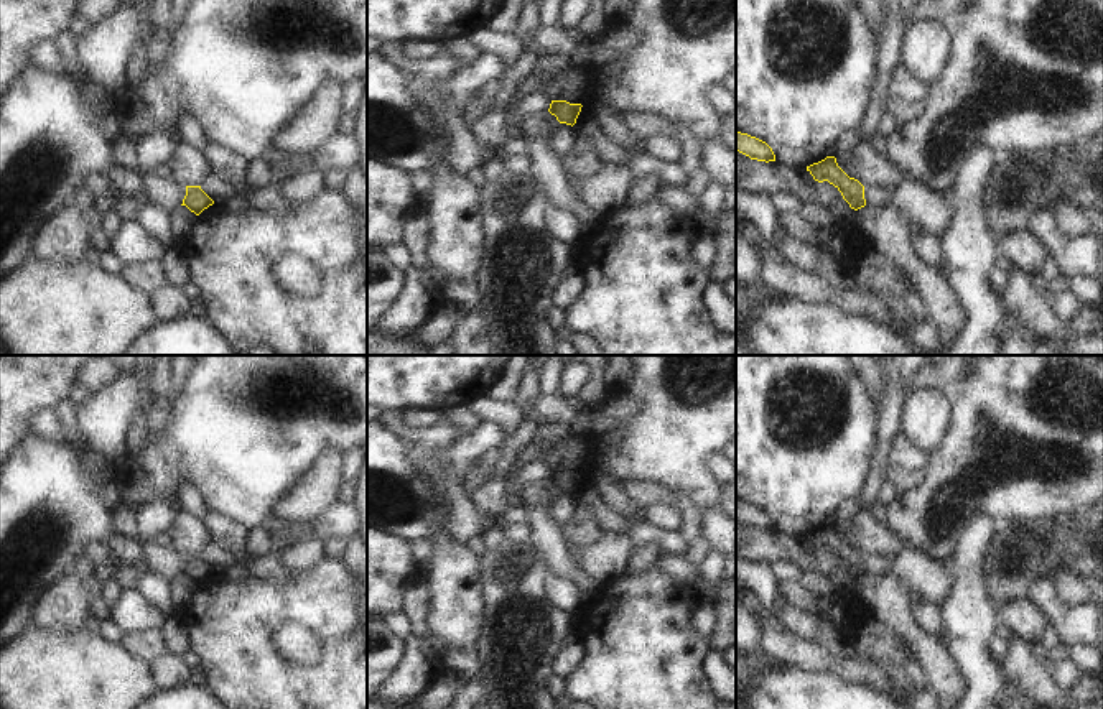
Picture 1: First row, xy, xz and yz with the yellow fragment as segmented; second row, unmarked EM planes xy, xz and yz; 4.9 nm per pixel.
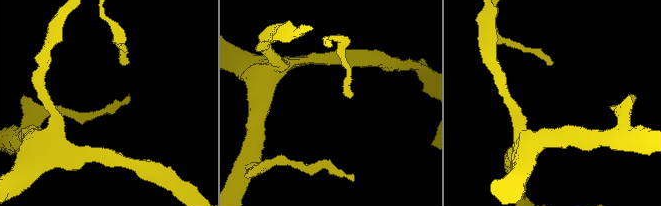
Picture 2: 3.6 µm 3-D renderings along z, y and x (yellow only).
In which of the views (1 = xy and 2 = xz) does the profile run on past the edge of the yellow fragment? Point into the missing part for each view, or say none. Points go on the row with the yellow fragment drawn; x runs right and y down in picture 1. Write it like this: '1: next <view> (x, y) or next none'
1: next none
2: next none

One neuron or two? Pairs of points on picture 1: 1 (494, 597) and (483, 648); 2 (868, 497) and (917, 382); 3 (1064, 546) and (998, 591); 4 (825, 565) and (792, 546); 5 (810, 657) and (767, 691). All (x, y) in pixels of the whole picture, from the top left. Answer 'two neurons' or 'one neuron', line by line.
1: one neuron
2: one neuron
3: one neuron
4: two neurons
5: two neurons

